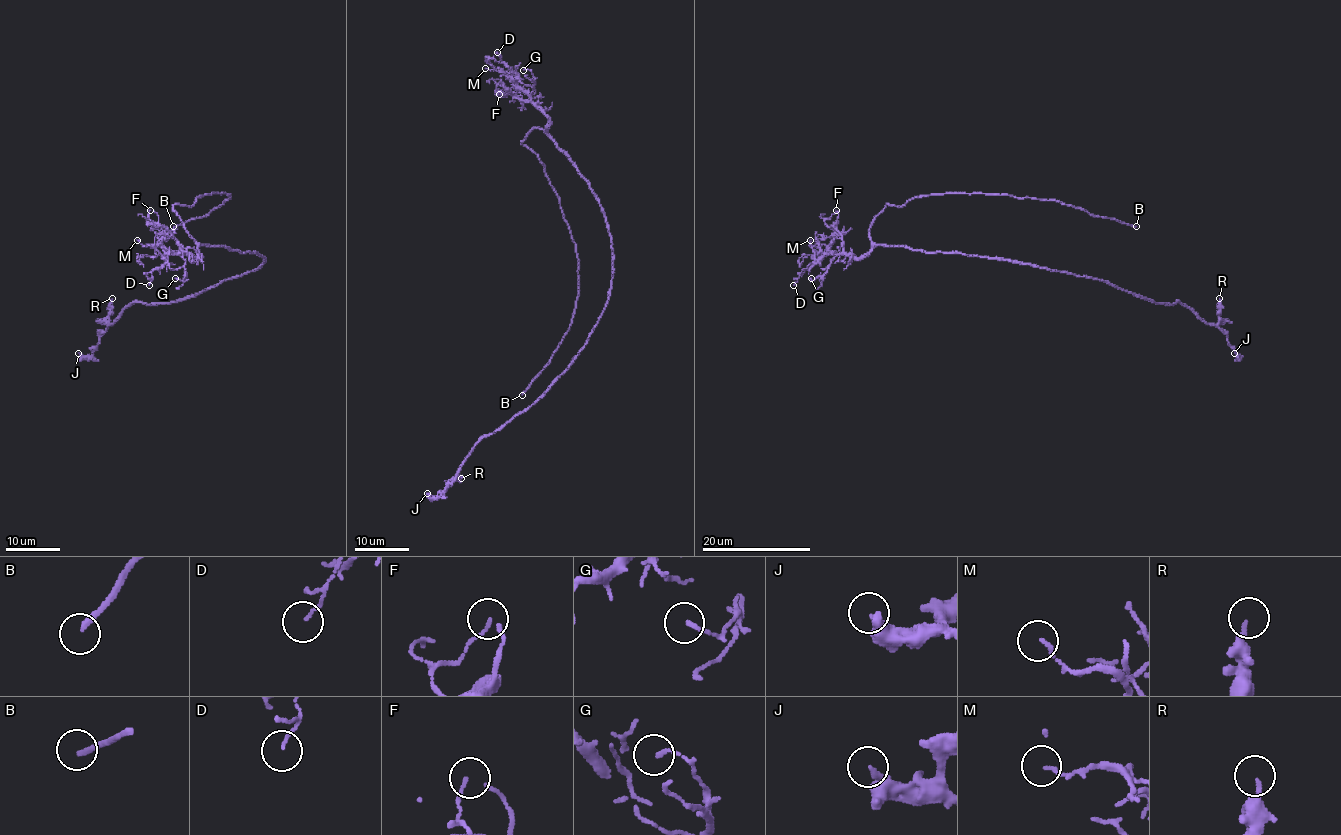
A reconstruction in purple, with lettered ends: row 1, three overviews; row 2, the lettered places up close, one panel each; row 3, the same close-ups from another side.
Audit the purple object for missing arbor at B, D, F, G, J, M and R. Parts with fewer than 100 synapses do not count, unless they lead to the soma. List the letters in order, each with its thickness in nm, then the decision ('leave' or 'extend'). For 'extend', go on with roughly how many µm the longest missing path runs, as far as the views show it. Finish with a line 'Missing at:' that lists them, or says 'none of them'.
B: 200 nm | extend | 35 µm
D: 110 nm | leave
F: 90 nm | leave
G: 130 nm | leave
J: 220 nm | leave
M: 110 nm | leave
R: 240 nm | leave
Missing at: B

